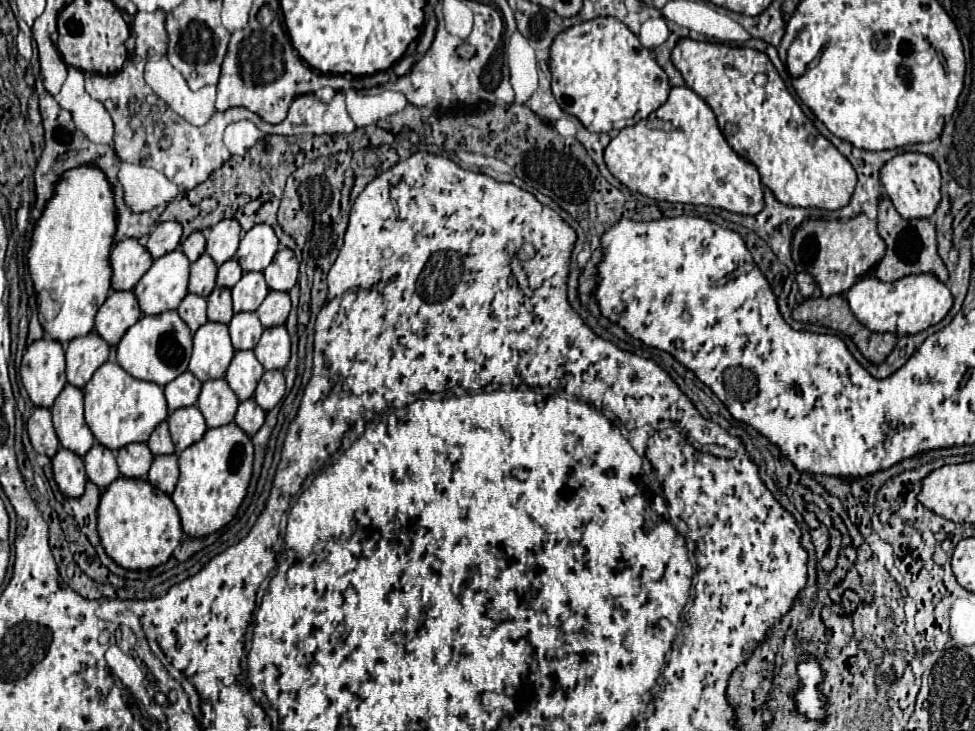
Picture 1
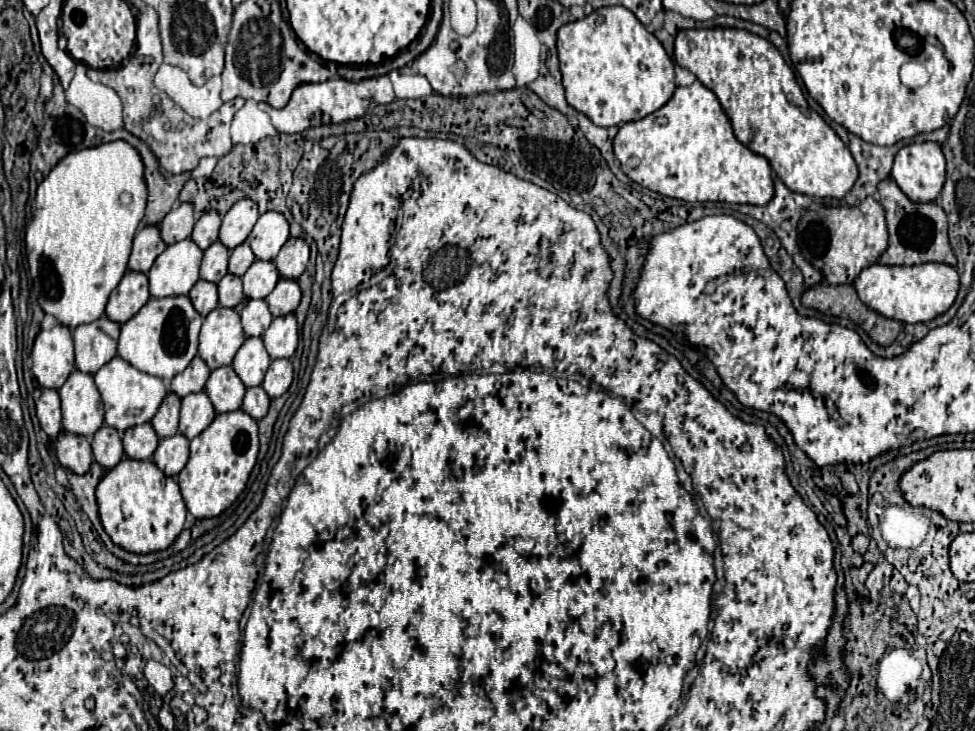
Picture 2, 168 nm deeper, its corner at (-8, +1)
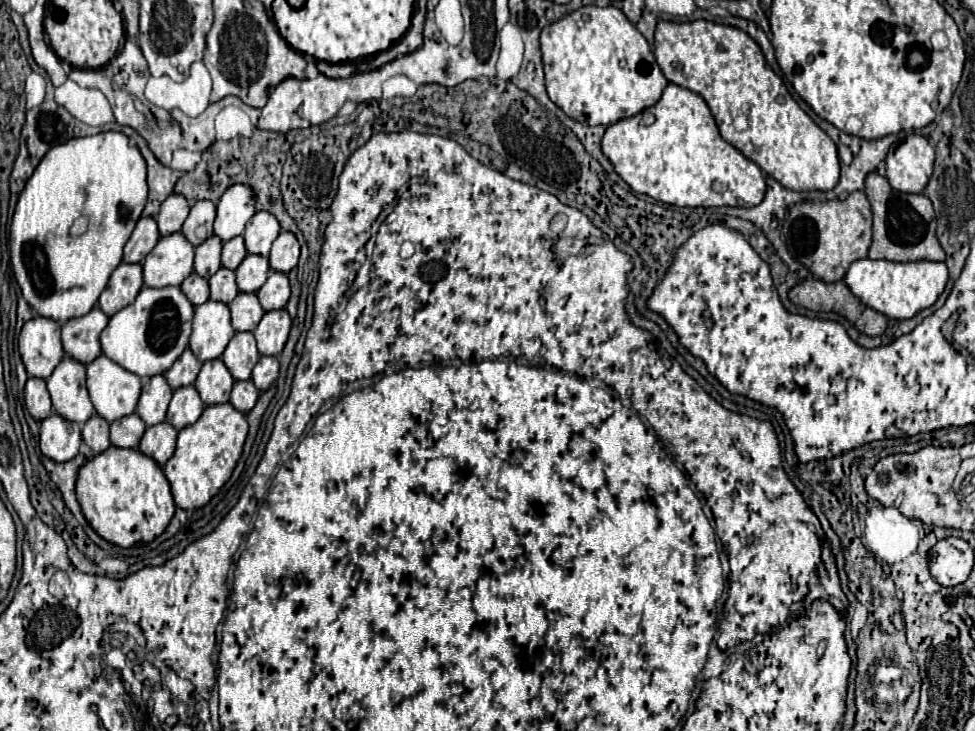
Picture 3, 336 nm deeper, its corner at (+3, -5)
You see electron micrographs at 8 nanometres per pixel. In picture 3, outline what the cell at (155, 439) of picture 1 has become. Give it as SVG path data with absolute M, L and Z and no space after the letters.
M163 374L143 378L141 396L139 396L139 402L137 402L137 414L141 416L141 420L147 426L159 424L159 422L165 420L171 394L173 394L173 390L169 388Z

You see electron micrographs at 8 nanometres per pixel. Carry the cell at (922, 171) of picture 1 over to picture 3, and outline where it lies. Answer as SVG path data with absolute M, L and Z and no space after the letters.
M909 134L887 154L887 180L895 190L921 194L929 182L935 148L925 136Z

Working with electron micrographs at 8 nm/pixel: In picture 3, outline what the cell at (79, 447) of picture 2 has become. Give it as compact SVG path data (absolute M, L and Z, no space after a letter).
M51 414L45 420L41 420L41 452L55 460L55 462L67 462L73 456L77 456L81 444L81 428L75 422L65 420L59 414Z

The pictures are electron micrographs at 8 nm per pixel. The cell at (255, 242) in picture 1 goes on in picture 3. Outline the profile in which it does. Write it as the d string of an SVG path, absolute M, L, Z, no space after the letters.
M255 212L255 216L247 222L247 228L243 232L245 248L251 254L269 254L269 248L273 240L279 236L279 222L271 212Z

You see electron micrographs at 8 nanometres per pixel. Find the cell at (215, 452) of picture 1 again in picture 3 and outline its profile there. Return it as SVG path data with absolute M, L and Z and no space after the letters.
M229 402L227 404L213 404L207 406L201 418L185 426L177 436L177 448L173 456L163 466L165 476L171 484L171 492L175 504L183 510L195 510L205 506L229 480L247 436L247 420L245 414L235 410Z

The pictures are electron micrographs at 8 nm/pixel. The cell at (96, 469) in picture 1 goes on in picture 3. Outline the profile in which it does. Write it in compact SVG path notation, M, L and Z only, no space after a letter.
M91 416L83 428L81 428L81 436L87 442L87 446L91 448L93 454L101 454L103 450L107 450L111 446L109 442L109 422L103 420L101 416Z

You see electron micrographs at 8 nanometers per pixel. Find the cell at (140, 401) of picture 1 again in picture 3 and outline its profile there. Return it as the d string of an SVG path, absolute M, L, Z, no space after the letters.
M101 354L87 364L87 390L97 414L113 422L135 412L141 378Z

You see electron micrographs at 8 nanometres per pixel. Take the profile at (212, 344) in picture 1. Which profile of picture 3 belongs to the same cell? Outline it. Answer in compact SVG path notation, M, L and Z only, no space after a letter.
M207 300L195 308L189 348L201 362L213 360L223 354L233 334L235 330L231 326L229 306L223 302Z

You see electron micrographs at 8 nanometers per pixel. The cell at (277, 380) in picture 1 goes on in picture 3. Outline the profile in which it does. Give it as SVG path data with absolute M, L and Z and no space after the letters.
M261 356L253 368L251 380L263 392L267 390L279 376L279 360L275 356Z

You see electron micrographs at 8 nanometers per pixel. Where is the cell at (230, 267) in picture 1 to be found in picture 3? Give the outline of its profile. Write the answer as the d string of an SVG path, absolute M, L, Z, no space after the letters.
M235 236L231 240L227 240L223 244L223 252L221 252L221 264L225 268L231 268L235 270L243 258L247 256L247 248L245 248L245 242L243 242L243 236Z

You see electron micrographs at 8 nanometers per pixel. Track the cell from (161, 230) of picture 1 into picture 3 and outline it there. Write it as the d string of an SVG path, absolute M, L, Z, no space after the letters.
M171 194L163 200L159 214L155 216L157 224L159 224L159 232L161 236L179 232L187 214L189 214L189 202L181 196L181 194Z

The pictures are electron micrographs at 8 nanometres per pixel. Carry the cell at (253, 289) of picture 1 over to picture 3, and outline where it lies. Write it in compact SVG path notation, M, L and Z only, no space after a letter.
M247 254L245 260L239 264L239 268L235 270L237 274L237 286L241 292L257 292L267 276L271 274L269 268L269 260L267 256L259 256L259 254Z

